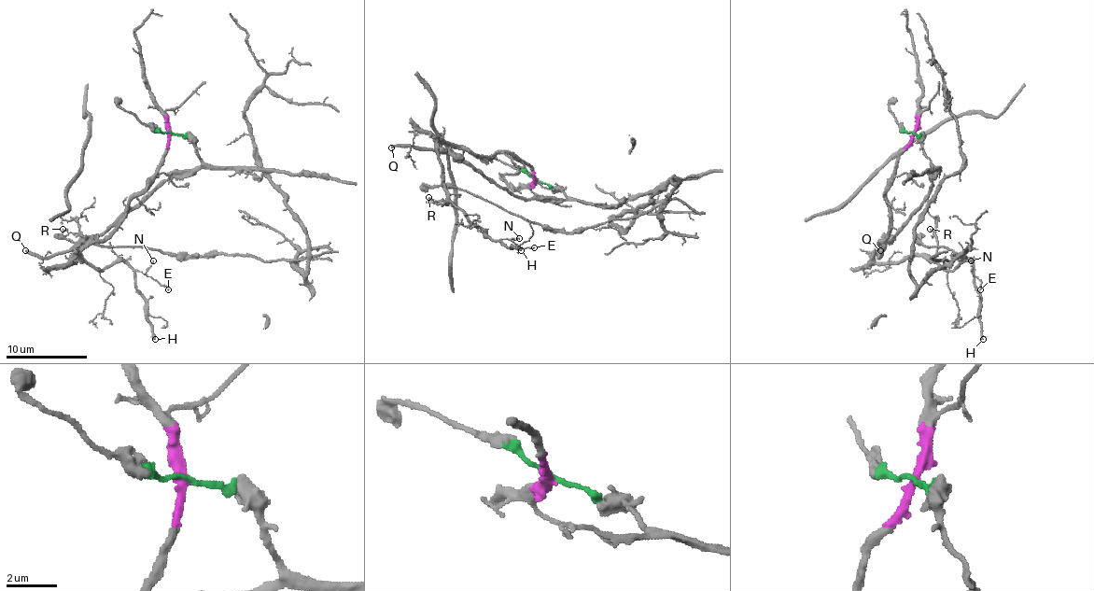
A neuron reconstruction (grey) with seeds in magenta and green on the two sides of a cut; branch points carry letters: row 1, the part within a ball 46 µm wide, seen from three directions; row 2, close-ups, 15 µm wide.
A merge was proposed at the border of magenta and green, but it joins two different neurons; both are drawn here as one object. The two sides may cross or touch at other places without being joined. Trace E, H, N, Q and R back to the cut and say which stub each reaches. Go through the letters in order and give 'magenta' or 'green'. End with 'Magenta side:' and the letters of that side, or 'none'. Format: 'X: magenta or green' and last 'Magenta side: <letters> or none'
E: magenta
H: magenta
N: magenta
Q: green
R: magenta
Magenta side: E, H, N, R

